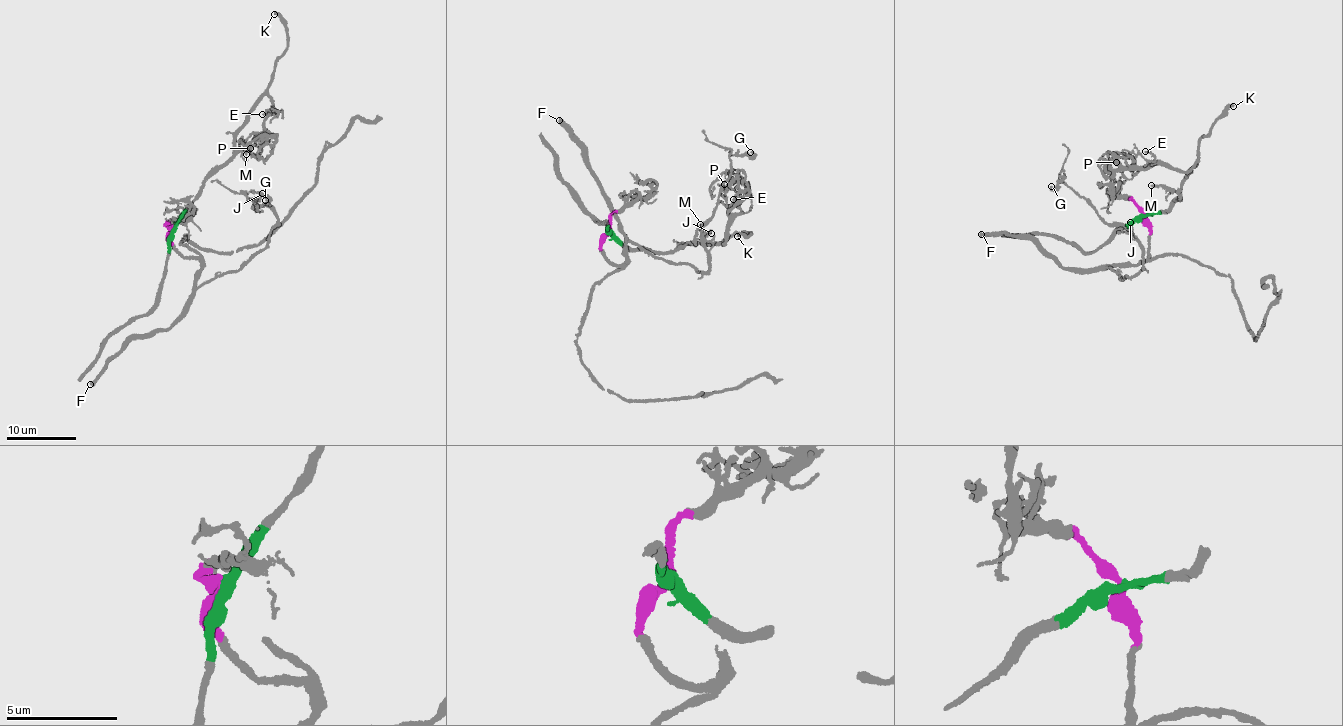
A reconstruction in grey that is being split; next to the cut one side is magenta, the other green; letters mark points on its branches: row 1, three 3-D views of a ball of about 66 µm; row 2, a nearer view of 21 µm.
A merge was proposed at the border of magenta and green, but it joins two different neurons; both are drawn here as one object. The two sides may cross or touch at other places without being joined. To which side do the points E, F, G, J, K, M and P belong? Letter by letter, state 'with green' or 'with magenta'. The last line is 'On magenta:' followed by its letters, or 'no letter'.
E: with green
F: with magenta
G: with magenta
J: with magenta
K: with green
M: with green
P: with green
On magenta: F, G, J

